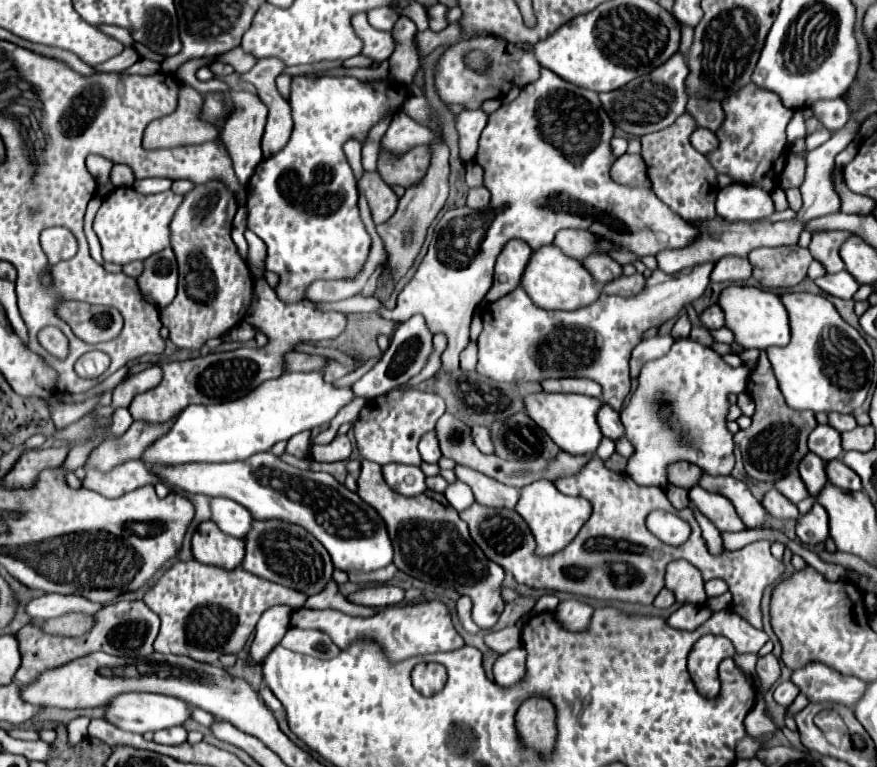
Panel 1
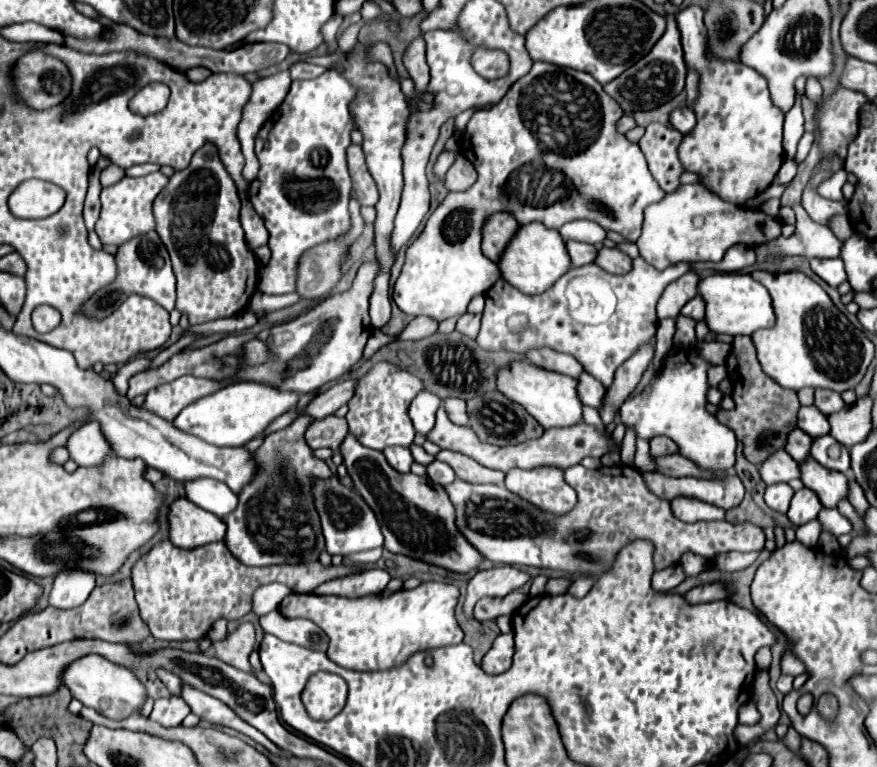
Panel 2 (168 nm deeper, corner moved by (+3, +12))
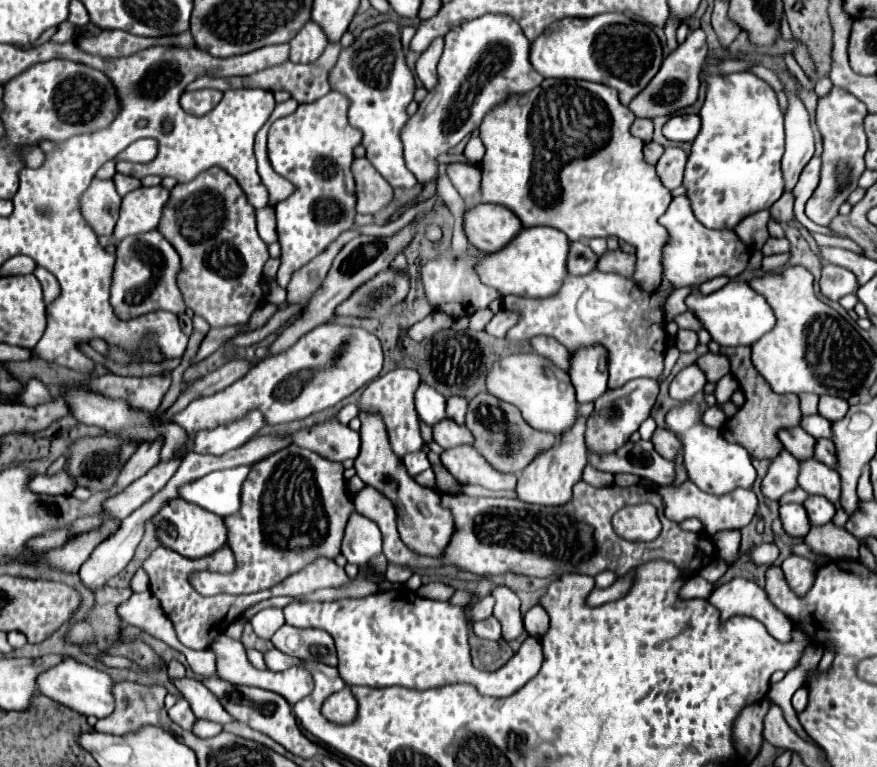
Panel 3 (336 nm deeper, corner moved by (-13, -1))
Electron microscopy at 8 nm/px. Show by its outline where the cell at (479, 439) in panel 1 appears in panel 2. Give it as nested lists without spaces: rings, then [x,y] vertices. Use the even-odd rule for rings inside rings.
[[[456,397],[446,399],[446,413],[456,425],[464,425],[464,427],[468,425],[468,411],[462,399],[456,399]]]

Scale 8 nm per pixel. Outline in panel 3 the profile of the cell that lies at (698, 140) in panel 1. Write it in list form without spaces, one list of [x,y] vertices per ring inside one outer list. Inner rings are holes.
[[[684,114],[684,116],[672,116],[664,128],[662,134],[668,140],[676,142],[692,142],[700,132],[700,118],[696,114]]]

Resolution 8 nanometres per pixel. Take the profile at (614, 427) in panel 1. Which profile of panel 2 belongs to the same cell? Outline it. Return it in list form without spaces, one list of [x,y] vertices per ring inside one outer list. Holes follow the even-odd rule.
[[[584,373],[578,379],[578,395],[580,395],[580,401],[584,405],[590,405],[590,407],[594,407],[594,409],[600,411],[602,405],[604,405],[606,387],[600,385],[600,381],[596,381],[592,375]]]

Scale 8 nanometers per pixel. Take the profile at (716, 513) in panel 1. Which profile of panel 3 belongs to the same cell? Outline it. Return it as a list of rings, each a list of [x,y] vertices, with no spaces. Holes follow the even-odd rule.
[[[686,480],[682,486],[678,488],[662,488],[660,494],[664,496],[664,514],[674,520],[674,522],[682,522],[686,518],[698,518],[704,526],[704,534],[706,536],[714,536],[720,530],[730,530],[730,528],[744,528],[746,524],[750,524],[750,520],[756,514],[758,508],[758,500],[756,494],[752,490],[744,490],[738,488],[732,494],[726,496],[712,496],[702,492],[698,486],[694,486],[690,480]]]

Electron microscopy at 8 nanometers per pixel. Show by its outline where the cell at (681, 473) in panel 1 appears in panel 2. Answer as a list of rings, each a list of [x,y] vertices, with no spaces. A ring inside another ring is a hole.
[[[654,437],[654,439],[650,439],[650,453],[654,459],[668,457],[668,455],[678,453],[678,445],[668,437]]]

